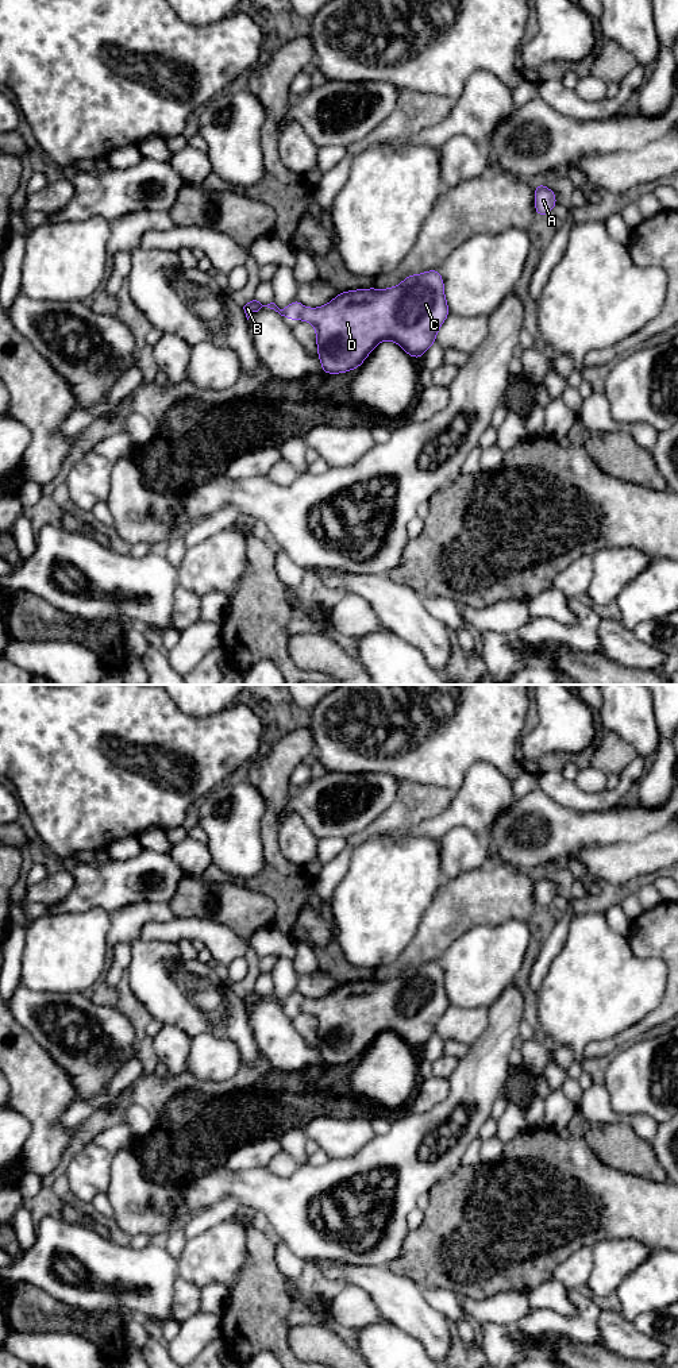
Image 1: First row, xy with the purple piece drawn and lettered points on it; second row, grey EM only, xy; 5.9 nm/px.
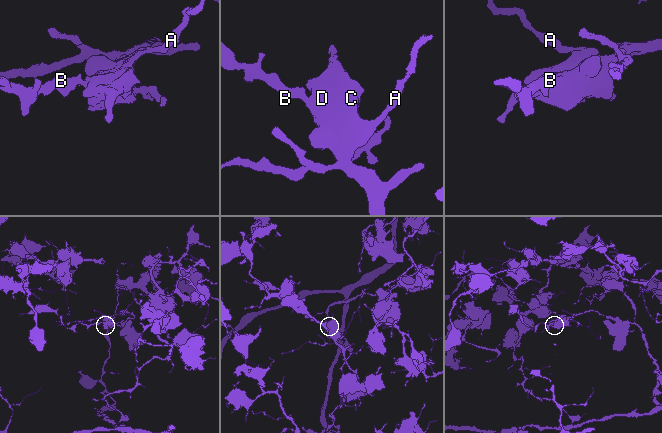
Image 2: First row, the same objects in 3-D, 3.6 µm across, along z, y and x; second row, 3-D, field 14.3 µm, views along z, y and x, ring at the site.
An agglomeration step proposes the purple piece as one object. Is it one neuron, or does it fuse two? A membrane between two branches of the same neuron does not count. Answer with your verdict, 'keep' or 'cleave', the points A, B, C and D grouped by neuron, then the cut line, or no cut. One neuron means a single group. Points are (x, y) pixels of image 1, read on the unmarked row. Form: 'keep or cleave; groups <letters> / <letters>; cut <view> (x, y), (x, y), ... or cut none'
keep; groups A B C D; cut none

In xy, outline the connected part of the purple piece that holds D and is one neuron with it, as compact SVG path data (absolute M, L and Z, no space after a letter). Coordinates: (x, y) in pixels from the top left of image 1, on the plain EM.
M439 960L411 966L388 980L339 983L319 999L307 999L297 990L285 1001L253 991L243 998L247 1011L262 998L315 1018L323 1066L358 1060L382 1032L396 1033L419 1052L436 1034L436 1025L451 1005Z

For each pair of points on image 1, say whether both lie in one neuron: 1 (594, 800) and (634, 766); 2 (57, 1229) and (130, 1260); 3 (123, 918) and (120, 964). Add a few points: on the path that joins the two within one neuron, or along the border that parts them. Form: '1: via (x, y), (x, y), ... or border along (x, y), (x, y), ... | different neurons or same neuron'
1: via (607, 798), (611, 798), (628, 778) | same neuron
2: via (74, 1247), (88, 1260), (112, 1260) | same neuron
3: border along (130, 943), (115, 943), (111, 947) | different neurons

